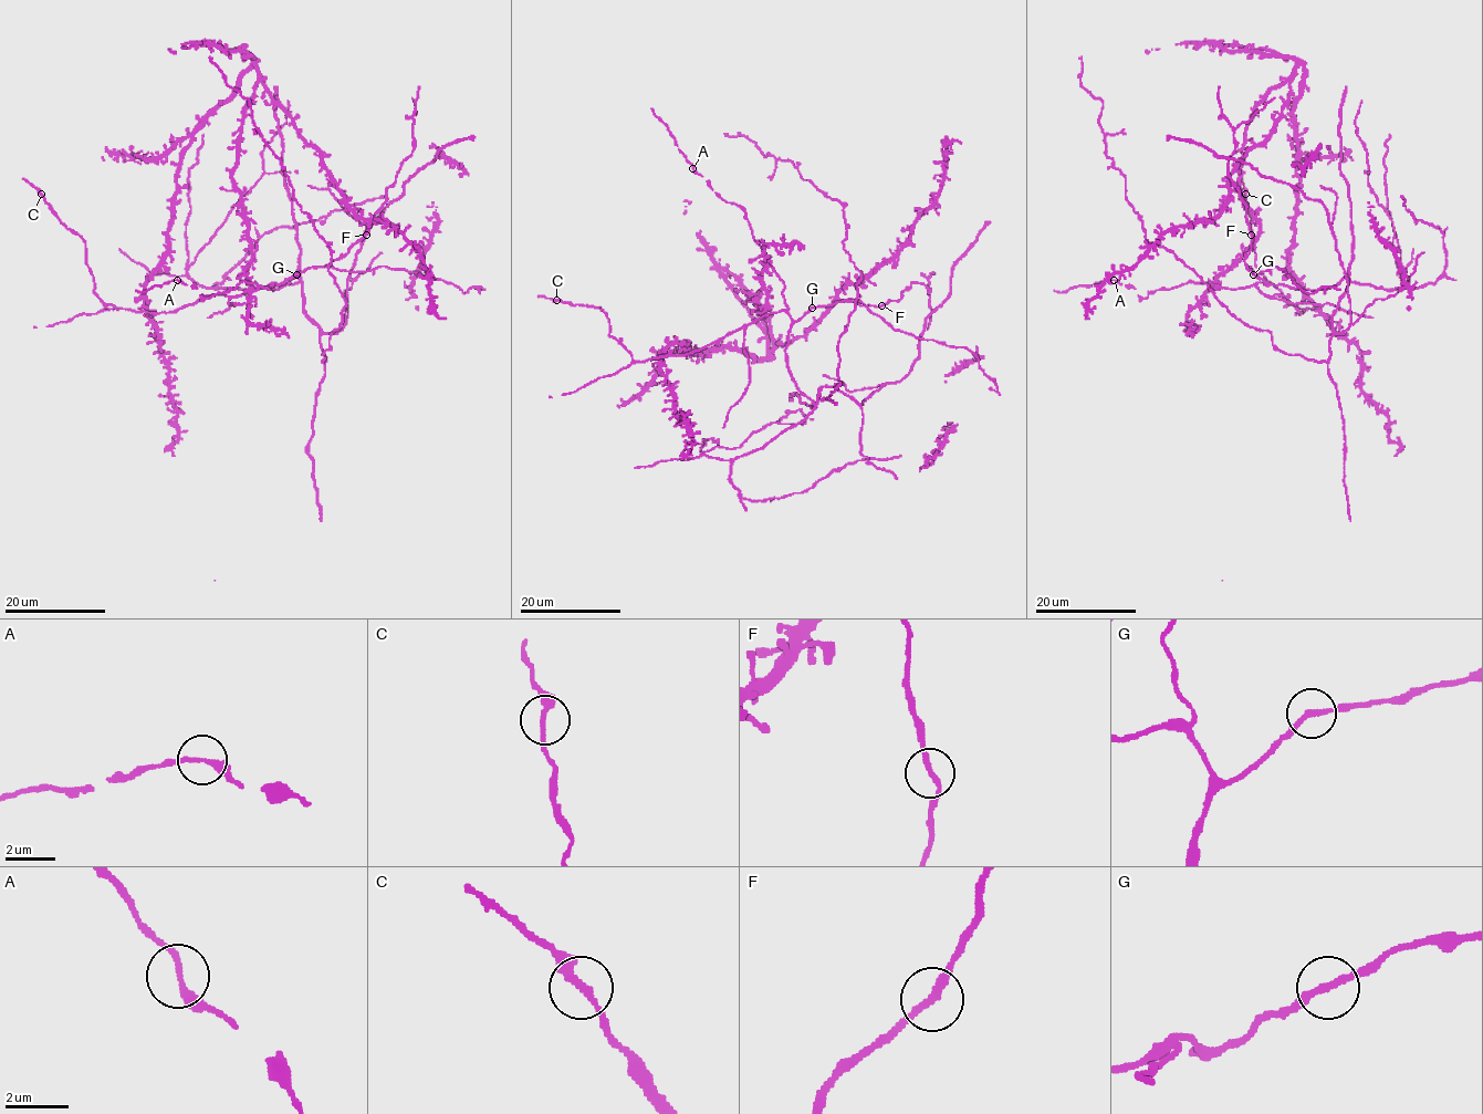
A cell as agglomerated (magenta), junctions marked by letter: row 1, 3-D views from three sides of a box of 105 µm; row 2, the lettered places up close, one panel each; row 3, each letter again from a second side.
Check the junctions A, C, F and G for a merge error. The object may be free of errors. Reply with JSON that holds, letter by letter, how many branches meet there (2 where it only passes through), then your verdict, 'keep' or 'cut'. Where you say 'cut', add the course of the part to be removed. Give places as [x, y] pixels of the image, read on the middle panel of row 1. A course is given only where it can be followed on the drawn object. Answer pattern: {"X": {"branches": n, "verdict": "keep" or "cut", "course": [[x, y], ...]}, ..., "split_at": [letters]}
{"A": {"branches": 2, "verdict": "keep"}, "C": {"branches": 2, "verdict": "keep"}, "F": {"branches": 2, "verdict": "keep"}, "G": {"branches": 2, "verdict": "keep"}, "split_at": []}

